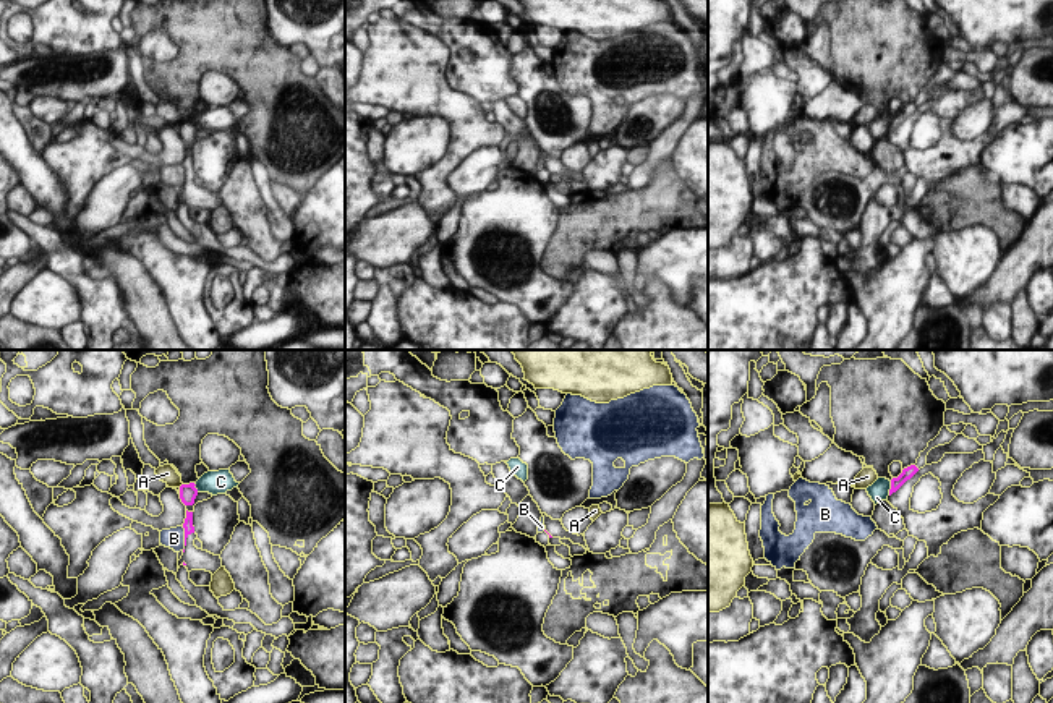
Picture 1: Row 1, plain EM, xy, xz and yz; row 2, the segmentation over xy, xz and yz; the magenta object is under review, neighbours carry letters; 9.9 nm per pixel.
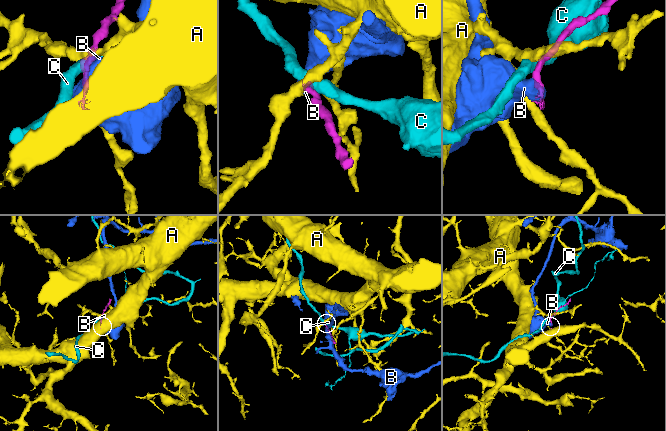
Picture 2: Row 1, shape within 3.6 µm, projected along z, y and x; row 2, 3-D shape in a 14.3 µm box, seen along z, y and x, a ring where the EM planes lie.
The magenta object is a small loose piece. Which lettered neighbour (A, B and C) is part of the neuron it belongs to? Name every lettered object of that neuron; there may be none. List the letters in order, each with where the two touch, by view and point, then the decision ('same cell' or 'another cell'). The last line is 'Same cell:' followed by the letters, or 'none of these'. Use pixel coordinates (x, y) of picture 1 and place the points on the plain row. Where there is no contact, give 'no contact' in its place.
A: no contact; another cell
B: meets magenta in xy at (185, 174); another cell
C: meets magenta in yz at (891, 125); another cell
Same cell: none of these

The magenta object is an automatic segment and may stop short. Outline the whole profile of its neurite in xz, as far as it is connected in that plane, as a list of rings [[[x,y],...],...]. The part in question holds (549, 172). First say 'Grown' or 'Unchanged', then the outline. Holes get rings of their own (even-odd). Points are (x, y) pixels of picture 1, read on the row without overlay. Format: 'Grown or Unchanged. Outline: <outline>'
Grown. Outline: [[[543,151],[543,154],[544,154],[544,164],[546,164],[544,168],[549,172],[549,175],[561,175],[561,177],[565,175],[565,177],[570,177],[573,181],[580,181],[586,188],[590,188],[583,172],[578,173],[578,172],[567,168],[561,157],[552,157],[546,151]]]

